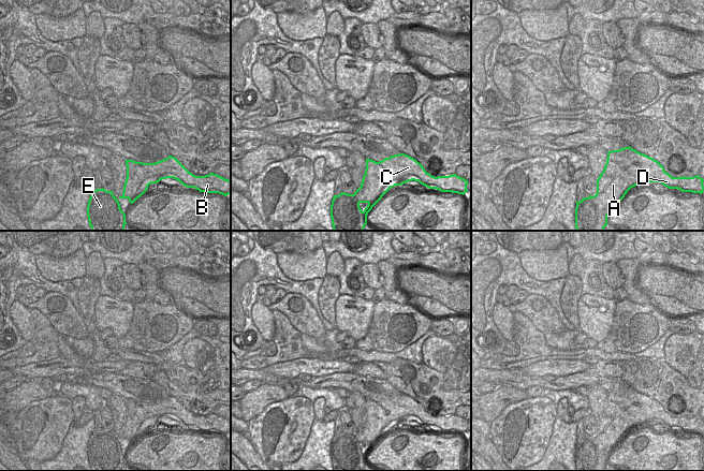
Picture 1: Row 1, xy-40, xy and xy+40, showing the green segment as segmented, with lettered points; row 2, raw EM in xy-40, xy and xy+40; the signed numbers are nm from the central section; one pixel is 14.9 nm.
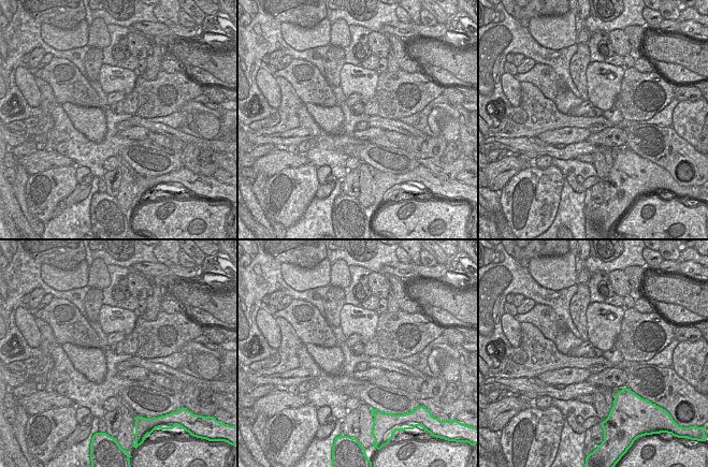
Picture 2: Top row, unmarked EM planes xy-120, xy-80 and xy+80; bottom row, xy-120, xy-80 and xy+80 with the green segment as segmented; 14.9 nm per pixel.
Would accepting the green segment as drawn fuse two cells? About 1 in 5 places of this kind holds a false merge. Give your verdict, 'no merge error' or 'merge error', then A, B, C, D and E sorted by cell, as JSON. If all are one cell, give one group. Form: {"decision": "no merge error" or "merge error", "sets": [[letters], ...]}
{"decision": "merge error", "sets": [["A", "E"], ["B", "C", "D"]]}

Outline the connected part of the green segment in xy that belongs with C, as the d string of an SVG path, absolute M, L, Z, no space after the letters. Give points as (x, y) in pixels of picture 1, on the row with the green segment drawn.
M405 153L391 156L390 158L385 158L376 163L378 166L386 165L390 170L398 167L399 172L396 174L396 177L404 175L405 173L417 174L420 176L417 181L429 189L437 189L441 192L452 192L463 195L468 191L468 180L465 178L461 178L456 174L438 177L431 176L425 171L421 163Z

